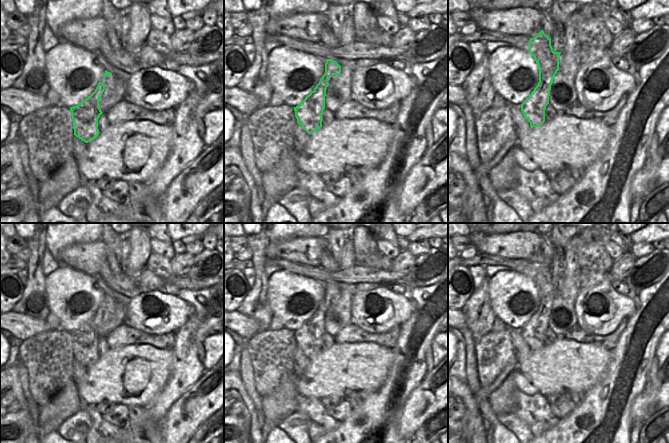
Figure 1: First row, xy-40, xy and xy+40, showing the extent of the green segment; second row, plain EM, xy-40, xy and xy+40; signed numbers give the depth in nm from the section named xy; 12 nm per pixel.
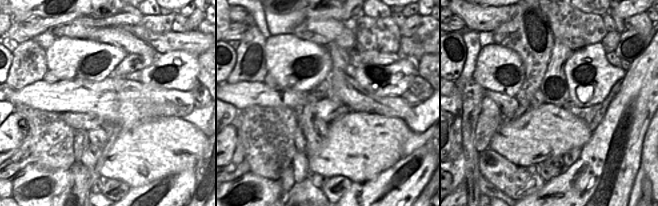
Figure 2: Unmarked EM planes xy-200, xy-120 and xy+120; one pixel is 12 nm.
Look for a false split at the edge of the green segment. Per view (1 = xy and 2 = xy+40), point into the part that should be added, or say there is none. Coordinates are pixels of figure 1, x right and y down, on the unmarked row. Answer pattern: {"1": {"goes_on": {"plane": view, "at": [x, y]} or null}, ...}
{"1": {"goes_on": null}, "2": {"goes_on": null}}

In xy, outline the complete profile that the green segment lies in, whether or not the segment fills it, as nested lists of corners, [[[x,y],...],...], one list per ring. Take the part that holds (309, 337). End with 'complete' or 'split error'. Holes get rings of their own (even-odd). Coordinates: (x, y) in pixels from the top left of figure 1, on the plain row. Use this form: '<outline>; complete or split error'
[[[326,283],[325,287],[325,297],[320,303],[319,307],[316,309],[313,315],[302,325],[302,327],[294,331],[295,341],[297,347],[302,350],[302,352],[310,359],[322,351],[322,338],[325,333],[325,320],[326,313],[329,310],[328,305],[333,299],[341,298],[341,290],[332,283]]]; complete

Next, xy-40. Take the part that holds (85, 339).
[[[99,306],[95,315],[77,330],[70,331],[74,359],[88,367],[99,359],[98,343],[103,337],[99,323],[105,314],[105,307]]]; complete

